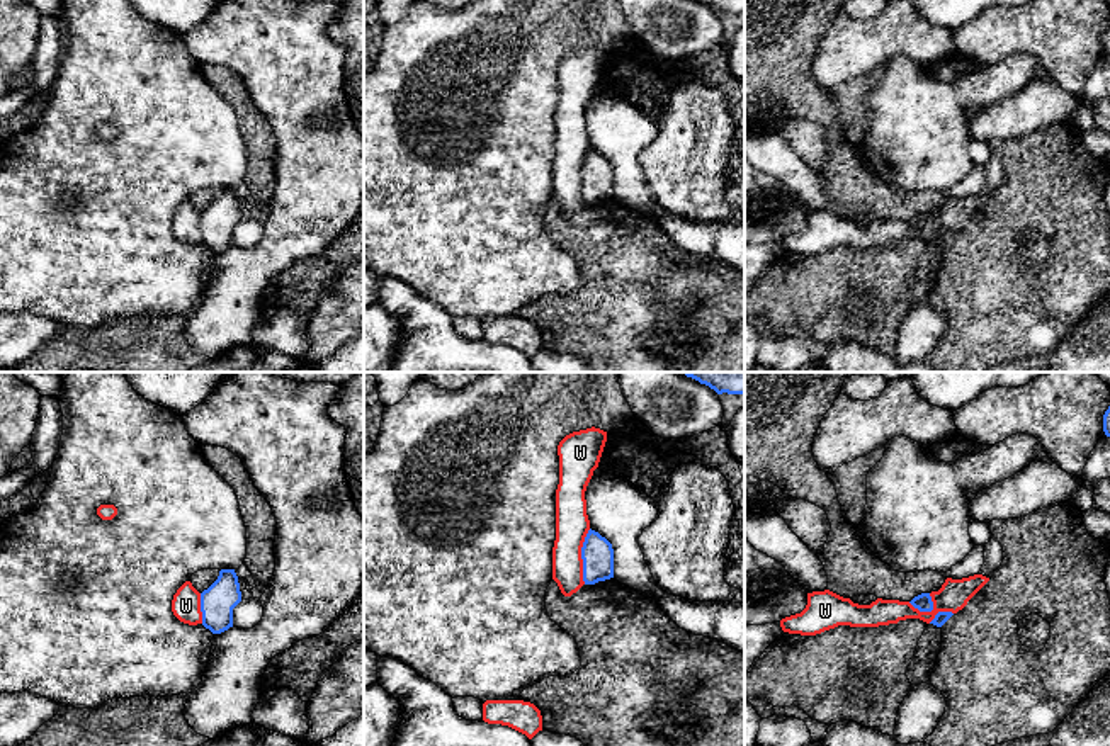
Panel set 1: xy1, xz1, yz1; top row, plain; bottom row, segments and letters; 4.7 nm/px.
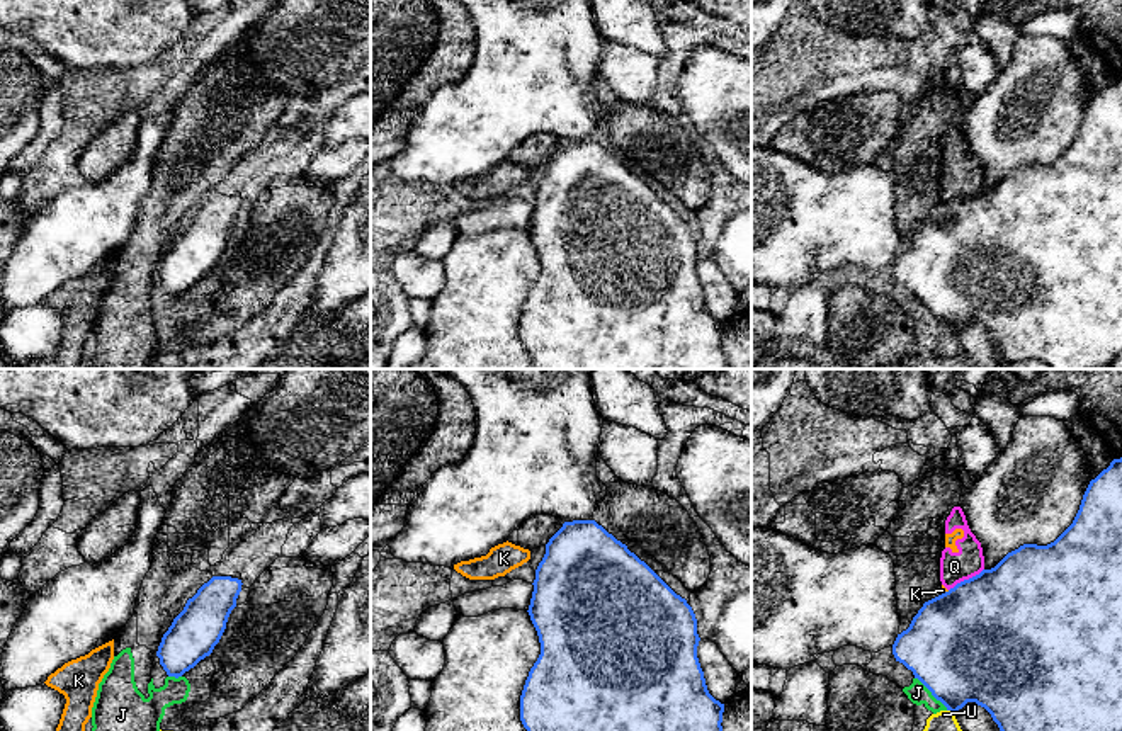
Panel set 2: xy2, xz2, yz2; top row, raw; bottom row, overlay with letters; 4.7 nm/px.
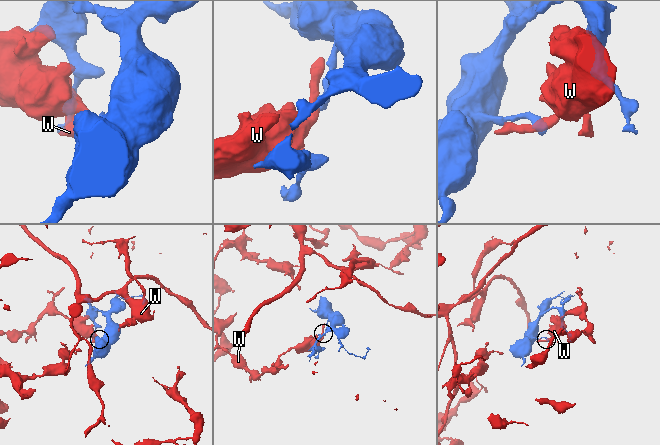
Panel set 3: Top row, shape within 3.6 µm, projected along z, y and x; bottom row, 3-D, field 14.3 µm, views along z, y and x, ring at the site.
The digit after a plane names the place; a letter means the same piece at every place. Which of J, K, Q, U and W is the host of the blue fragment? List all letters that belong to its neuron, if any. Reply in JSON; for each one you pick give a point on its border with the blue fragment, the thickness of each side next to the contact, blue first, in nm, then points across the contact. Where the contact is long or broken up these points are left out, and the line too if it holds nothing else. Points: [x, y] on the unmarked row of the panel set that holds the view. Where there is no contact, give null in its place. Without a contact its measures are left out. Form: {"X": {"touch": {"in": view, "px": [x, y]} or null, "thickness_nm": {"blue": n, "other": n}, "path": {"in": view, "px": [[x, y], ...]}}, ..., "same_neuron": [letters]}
{"same_neuron": []}

